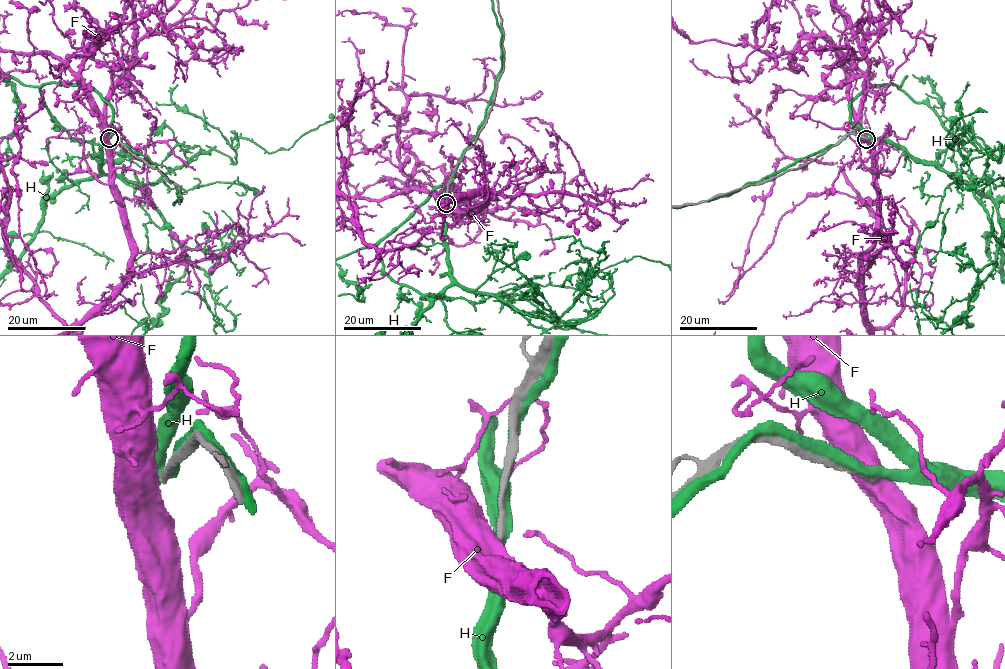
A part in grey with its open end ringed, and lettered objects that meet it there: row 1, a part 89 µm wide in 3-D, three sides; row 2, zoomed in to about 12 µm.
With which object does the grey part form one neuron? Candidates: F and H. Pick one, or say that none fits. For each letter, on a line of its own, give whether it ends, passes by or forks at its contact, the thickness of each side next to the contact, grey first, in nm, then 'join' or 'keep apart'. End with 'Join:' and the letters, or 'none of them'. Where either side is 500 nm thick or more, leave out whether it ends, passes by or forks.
F: 320 nm thick on the grey side, 750 nm on the other; keep apart
H: it passes by; 280 nm thick on the grey side, 320 nm on the other; keep apart
Join: none of them

